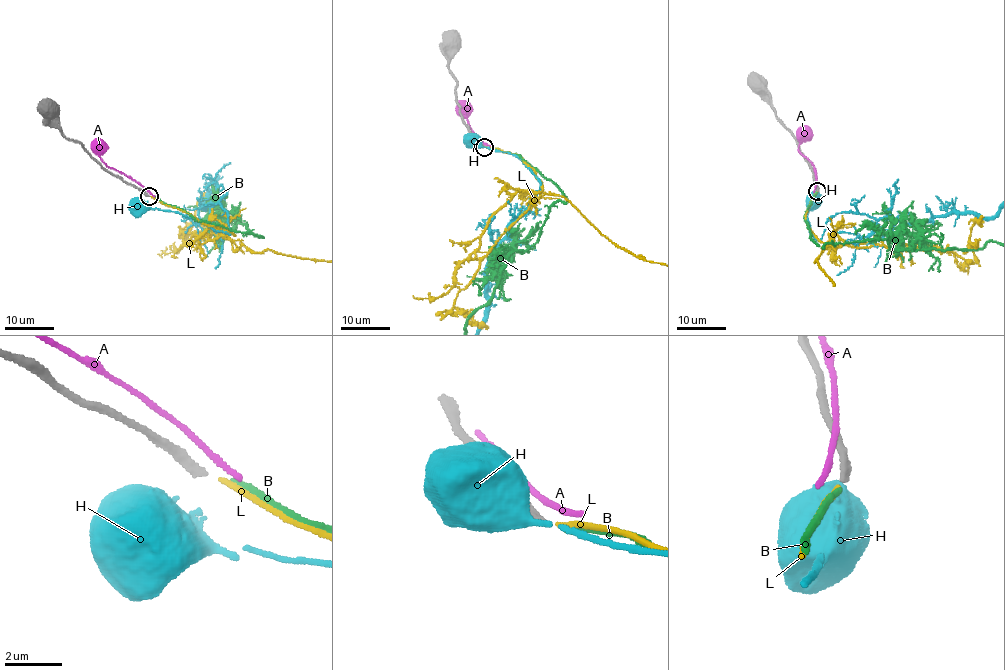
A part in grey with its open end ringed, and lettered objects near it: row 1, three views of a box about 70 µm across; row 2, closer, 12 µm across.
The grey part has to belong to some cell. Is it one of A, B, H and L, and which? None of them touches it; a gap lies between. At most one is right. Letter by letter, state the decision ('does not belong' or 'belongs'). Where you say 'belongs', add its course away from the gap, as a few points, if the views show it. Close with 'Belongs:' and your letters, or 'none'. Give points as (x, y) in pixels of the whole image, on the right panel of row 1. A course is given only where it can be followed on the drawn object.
A: does not belong
B: does not belong
H: does not belong
L: does not belong
Belongs: none

